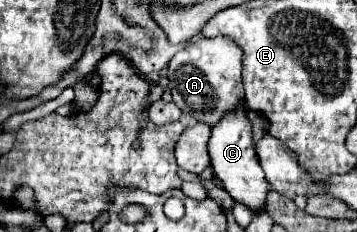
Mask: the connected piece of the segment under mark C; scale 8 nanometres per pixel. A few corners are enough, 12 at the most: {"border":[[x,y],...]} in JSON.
{"border":[[244,107],[212,127],[214,175],[236,203],[264,211],[270,185]]}

